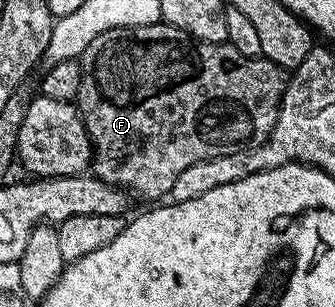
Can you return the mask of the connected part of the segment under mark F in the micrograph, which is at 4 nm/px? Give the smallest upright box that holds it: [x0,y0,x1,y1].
[77,23,289,198]

